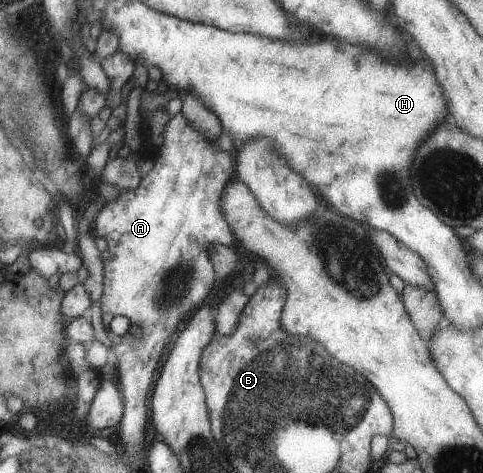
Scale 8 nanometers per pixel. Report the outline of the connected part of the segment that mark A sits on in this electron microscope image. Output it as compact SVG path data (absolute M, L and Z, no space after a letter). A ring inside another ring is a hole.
M184 111L179 112L170 121L165 129L164 137L165 143L163 144L161 156L155 163L155 168L144 178L143 185L134 190L122 190L122 194L118 200L105 205L103 210L98 214L95 228L95 232L98 236L107 239L109 250L113 255L106 261L106 292L102 301L103 321L109 333L109 338L113 341L113 352L120 359L118 367L119 382L122 385L122 390L127 396L126 416L121 427L121 436L123 439L122 447L124 452L130 456L143 455L143 453L147 451L147 429L149 429L149 413L151 413L151 409L149 409L151 389L153 389L153 383L157 381L157 369L161 367L161 361L163 361L165 354L170 351L172 337L180 331L180 328L183 327L186 322L192 319L199 309L201 309L203 301L211 297L211 293L213 293L213 289L215 289L215 285L217 285L217 280L219 280L216 265L212 258L212 248L219 244L223 244L224 246L234 246L234 243L238 240L234 229L227 221L226 213L222 206L222 193L226 191L226 187L237 174L233 153L225 151L225 149L219 145L219 141L210 138L202 129L199 129L187 117L187 114ZM117 315L128 317L132 324L136 324L143 329L142 338L139 341L134 344L127 343L124 336L119 336L117 333L114 333L109 329L111 323L113 323L113 319L115 319Z

